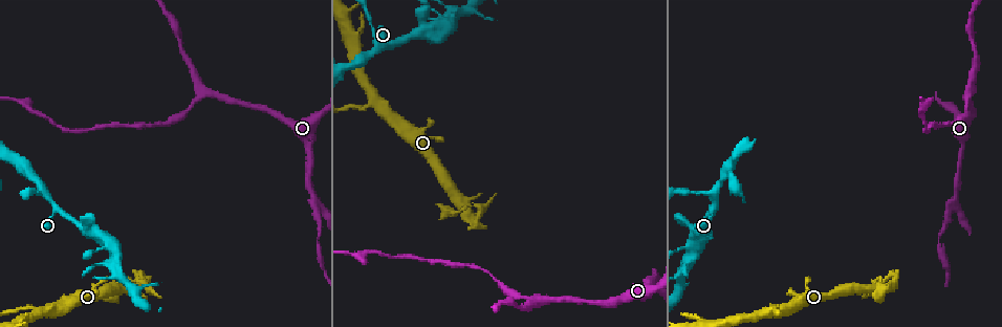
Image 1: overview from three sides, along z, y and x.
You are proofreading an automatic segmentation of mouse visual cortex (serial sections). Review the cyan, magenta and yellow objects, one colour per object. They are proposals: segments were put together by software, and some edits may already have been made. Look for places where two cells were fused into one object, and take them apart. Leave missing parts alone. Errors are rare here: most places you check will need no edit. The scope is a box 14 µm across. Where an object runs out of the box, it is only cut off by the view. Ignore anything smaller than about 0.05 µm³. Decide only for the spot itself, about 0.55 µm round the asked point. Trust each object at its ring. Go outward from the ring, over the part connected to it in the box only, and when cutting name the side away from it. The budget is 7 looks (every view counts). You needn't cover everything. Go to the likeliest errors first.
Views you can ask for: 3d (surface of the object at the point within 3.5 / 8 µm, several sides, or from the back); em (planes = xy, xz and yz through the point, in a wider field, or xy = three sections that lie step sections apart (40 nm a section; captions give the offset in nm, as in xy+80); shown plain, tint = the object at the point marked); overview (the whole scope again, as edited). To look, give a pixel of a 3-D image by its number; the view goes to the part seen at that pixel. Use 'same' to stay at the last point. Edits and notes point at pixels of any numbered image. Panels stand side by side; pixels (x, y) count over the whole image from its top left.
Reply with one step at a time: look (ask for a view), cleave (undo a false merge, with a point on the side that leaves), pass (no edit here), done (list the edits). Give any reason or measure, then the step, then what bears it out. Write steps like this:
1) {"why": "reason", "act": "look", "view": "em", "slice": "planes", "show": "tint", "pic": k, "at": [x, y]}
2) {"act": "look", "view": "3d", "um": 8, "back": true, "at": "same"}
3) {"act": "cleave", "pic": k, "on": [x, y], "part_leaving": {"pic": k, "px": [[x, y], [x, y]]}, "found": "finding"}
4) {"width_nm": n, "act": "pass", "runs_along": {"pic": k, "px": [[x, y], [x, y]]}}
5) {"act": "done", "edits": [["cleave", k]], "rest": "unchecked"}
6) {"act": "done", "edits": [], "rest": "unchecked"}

{"why": "three arms meet", "act": "look", "view": "3d", "um": 3.5, "pic": 1, "at": [316, 198]}

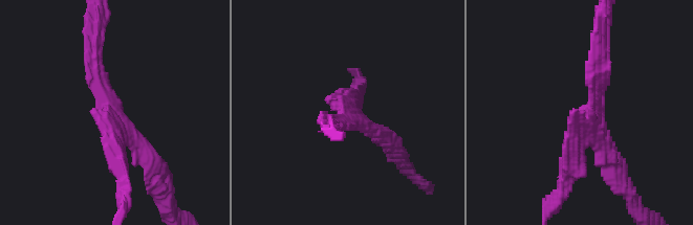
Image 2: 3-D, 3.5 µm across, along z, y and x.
{"arms": 3, "arm_widths_nm": [200, 200, 200], "act": "look", "view": "em", "slice": "xy", "step": 2, "show": "tint", "pic": 2, "at": [109, 111]}

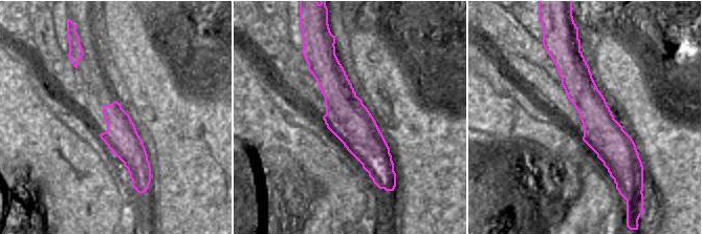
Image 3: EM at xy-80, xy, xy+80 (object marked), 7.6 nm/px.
{"act": "cleave", "pic": 2, "on": [563, 181], "found": "a second cell is stuck on"}

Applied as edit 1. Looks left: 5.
{"act": "look", "view": "overview"}

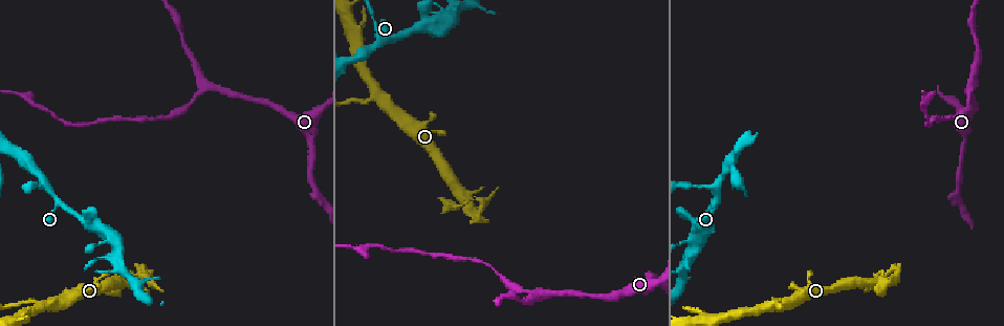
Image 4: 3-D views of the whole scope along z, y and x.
{"why": "branch point", "act": "look", "view": "3d", "um": 3.5, "pic": 4, "at": [380, 42]}

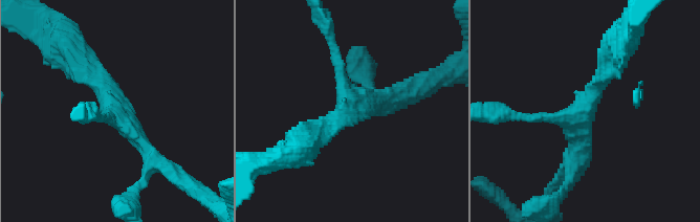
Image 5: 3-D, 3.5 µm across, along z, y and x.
{"arms": 3, "arm_widths_nm": [150, 250, 250], "act": "look", "view": "em", "slice": "xy", "step": 2, "show": "tint", "pic": 5, "at": [117, 115]}

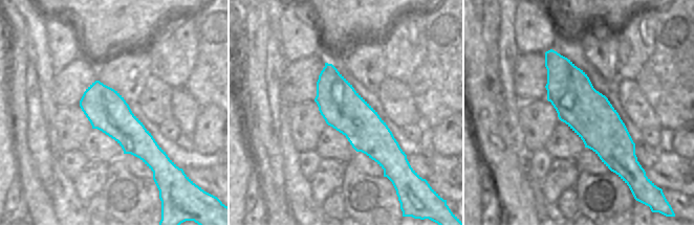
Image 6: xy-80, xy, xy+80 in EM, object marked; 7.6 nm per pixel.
{"act": "pass", "runs_along": {"pic": 5, "px": [[146, 170], [146, 147], [78, 64]]}, "found": "all the same cell"}

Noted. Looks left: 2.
{"why": "branch point", "act": "look", "view": "3d", "um": 3.5, "pic": 4, "at": [542, 292]}

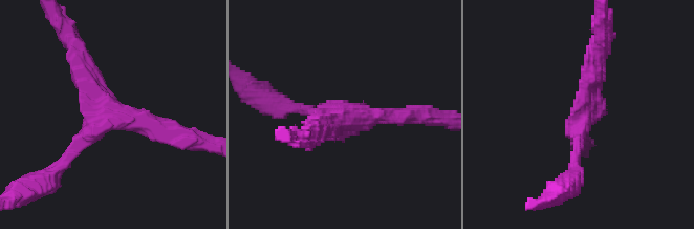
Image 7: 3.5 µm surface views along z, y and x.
{"arms": 3, "arm_widths_nm": [150, 250, 300], "act": "look", "view": "em", "slice": "xy", "step": 3, "show": "tint", "pic": 7, "at": [108, 113]}

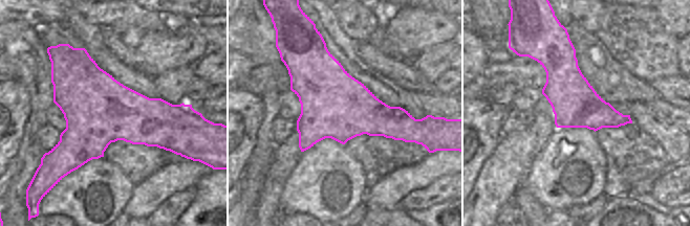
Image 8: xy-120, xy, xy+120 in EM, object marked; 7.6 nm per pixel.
{"width_nm": 500, "act": "pass", "runs_along": {"pic": 7, "px": [[176, 137], [108, 115], [57, 169]]}, "found": "all the same cell"}

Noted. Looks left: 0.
{"act": "done", "edits": [["cleave", 2]], "rest": "unchecked"}

